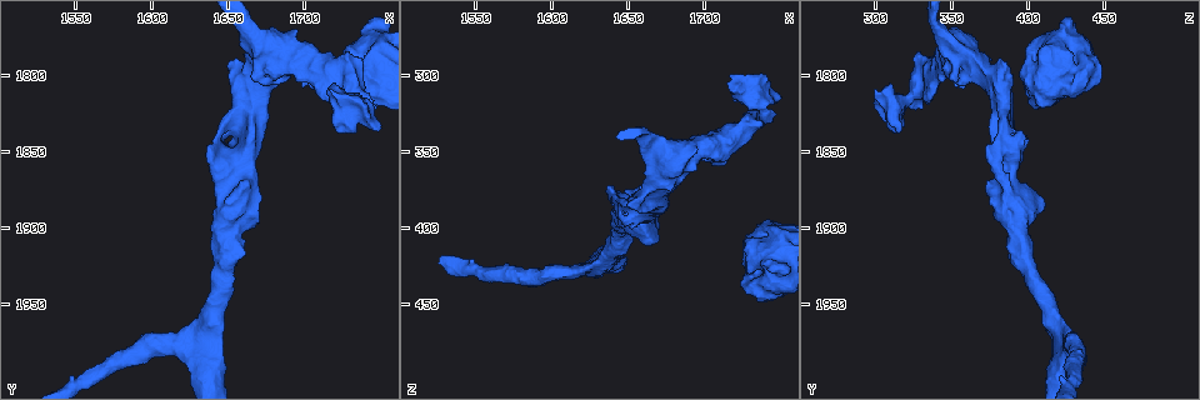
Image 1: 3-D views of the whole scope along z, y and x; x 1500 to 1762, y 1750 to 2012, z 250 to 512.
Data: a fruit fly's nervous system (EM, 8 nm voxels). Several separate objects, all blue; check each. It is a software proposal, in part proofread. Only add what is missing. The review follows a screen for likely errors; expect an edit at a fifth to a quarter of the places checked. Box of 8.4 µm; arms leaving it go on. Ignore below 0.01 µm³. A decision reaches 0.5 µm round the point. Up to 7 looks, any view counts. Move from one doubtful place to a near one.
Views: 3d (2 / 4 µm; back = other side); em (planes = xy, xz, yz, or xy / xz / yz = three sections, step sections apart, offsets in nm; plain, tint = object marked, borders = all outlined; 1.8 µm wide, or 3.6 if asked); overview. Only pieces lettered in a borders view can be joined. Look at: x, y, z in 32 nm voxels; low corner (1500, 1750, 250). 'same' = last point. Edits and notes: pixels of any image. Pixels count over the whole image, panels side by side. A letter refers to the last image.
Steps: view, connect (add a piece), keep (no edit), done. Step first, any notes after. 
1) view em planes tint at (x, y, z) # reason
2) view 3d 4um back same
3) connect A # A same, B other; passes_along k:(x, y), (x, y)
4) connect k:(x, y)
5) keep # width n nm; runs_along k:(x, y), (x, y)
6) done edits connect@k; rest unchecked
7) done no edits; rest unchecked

view em xz step 16 tint at (1746, 1822, 324) # branch stops here

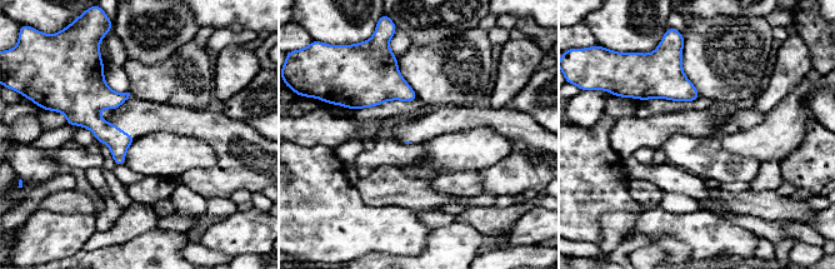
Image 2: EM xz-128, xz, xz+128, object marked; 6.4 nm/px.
view em planes borders same

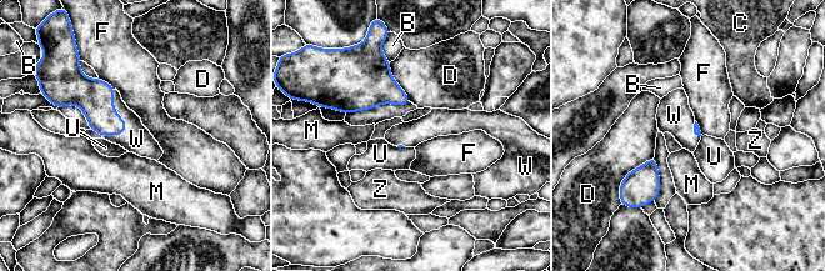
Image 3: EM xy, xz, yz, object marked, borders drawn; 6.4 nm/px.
connect W # B other, C other, D other, F other, M other, U other, W same, Z other; passes_along 3:(95, 98), (125, 121), (136, 139); it goes on there

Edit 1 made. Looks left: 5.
view overview # redraw

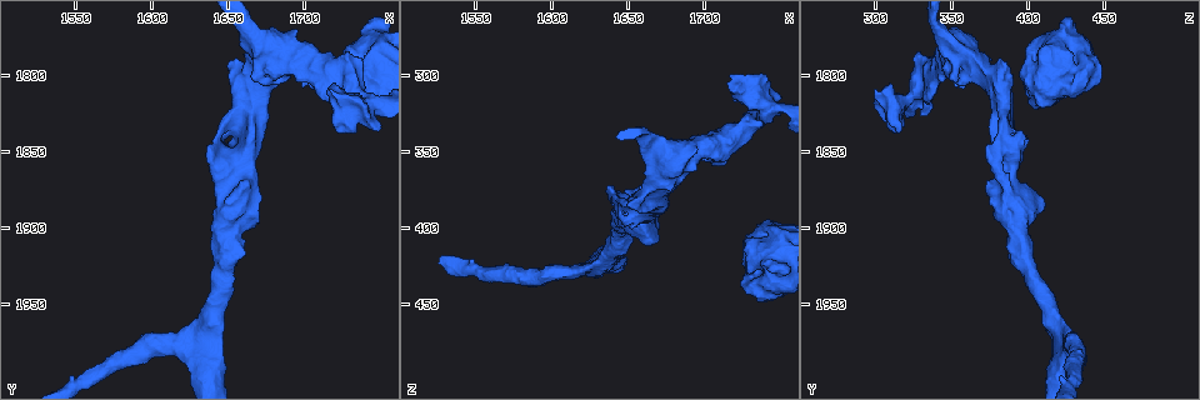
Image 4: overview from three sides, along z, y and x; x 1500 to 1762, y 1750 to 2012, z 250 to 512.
view em yz step 8 borders at (1638, 1860, 384) # branch stops here

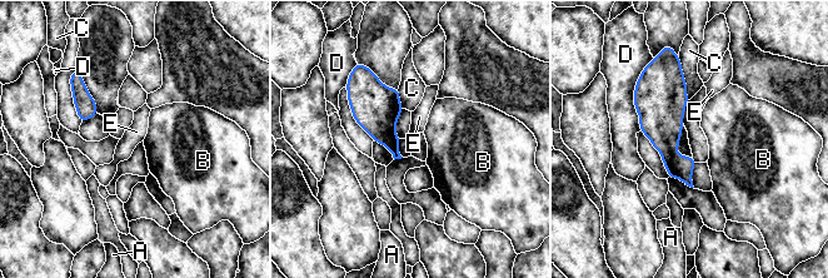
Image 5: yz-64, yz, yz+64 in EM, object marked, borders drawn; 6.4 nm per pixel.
view em planes borders same

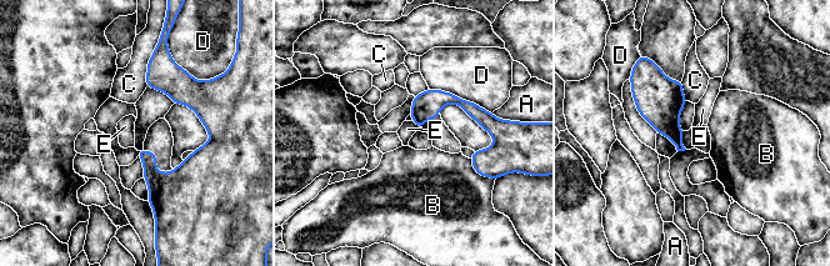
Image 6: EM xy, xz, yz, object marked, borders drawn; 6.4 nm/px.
keep # A other, B other, C other, D other, E other; runs_along 6:(153, 60), (210, 131), (156, 204); none of them fits

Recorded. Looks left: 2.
view 3d 4um at (1704, 1806, 358) # thick end

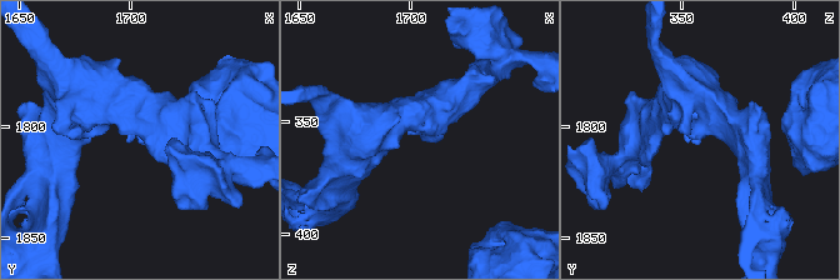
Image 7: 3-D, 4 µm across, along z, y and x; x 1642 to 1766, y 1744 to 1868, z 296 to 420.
view em planes borders at (1704, 1809, 358) # shape alone is not enough

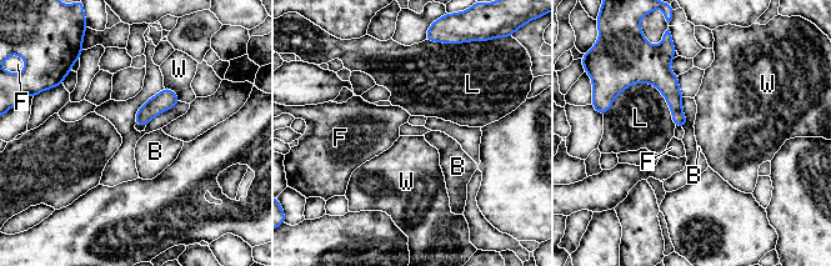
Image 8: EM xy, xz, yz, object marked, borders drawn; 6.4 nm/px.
keep # longest_contact L 440 nm; B other, F other, L other, W other; none of them fits

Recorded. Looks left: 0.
done edits connect@3; rest unchecked

